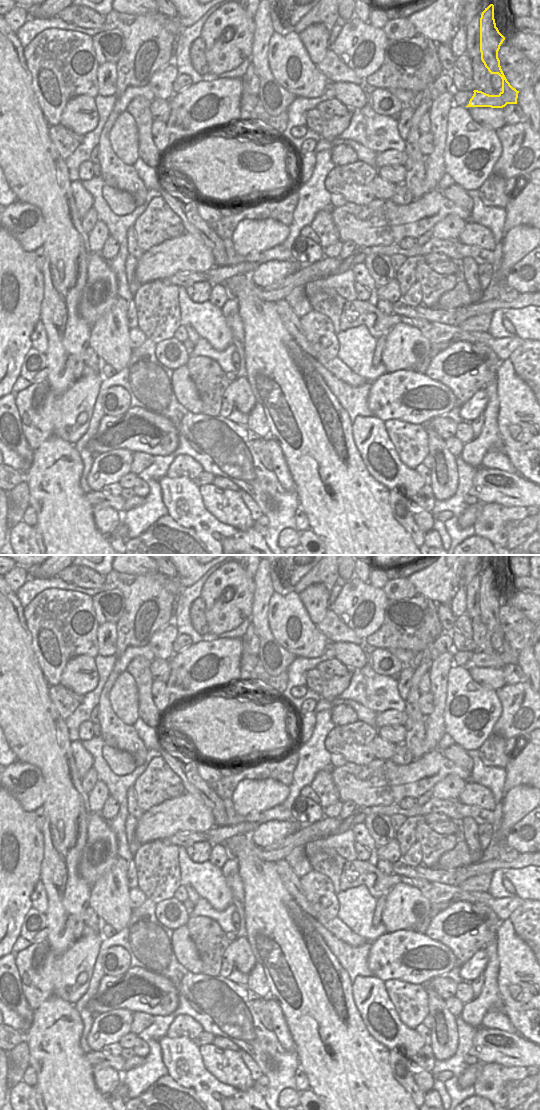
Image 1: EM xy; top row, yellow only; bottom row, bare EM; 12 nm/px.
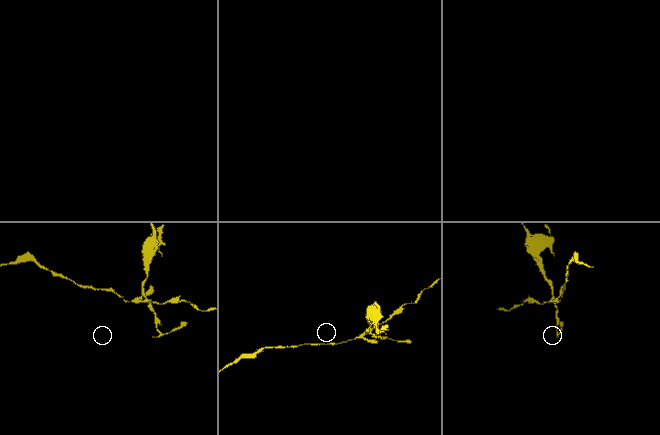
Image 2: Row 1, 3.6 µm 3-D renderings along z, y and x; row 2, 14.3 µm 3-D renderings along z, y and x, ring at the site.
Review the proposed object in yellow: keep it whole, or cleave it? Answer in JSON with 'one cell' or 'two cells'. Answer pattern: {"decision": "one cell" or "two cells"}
{"decision": "two cells"}

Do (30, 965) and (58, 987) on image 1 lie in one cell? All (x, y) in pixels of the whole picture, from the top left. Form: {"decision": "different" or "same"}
{"decision": "same"}

